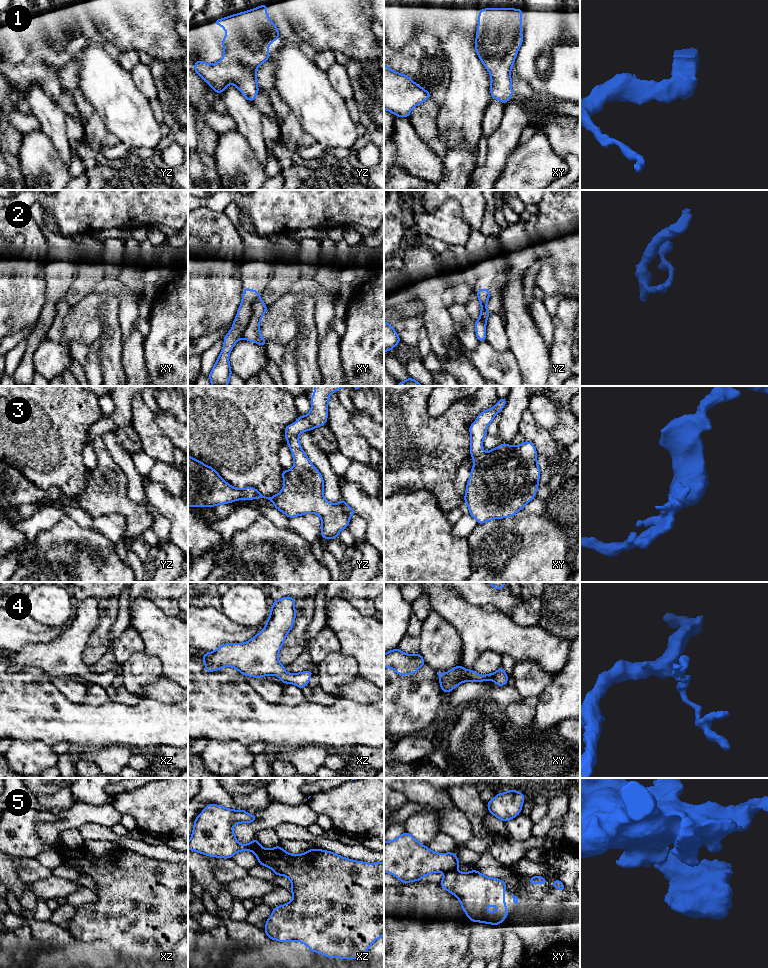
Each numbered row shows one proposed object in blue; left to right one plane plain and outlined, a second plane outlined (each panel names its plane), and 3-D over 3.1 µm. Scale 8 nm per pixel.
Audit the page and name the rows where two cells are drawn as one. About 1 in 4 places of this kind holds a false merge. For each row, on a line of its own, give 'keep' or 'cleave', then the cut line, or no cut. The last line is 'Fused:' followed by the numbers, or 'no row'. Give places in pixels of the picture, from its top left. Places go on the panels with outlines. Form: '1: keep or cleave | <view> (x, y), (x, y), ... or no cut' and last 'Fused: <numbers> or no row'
1: keep | no cut
2: cleave | xy (259, 296), (251, 306), (251, 318), (241, 337)
3: keep | no cut
4: keep | no cut
5: cleave | xy (456, 868), (444, 873)
Fused: 2, 5

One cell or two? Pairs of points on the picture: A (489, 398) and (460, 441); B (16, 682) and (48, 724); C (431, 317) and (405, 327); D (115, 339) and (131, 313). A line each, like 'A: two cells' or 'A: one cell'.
A: one cell
B: one cell
C: two cells
D: two cells

